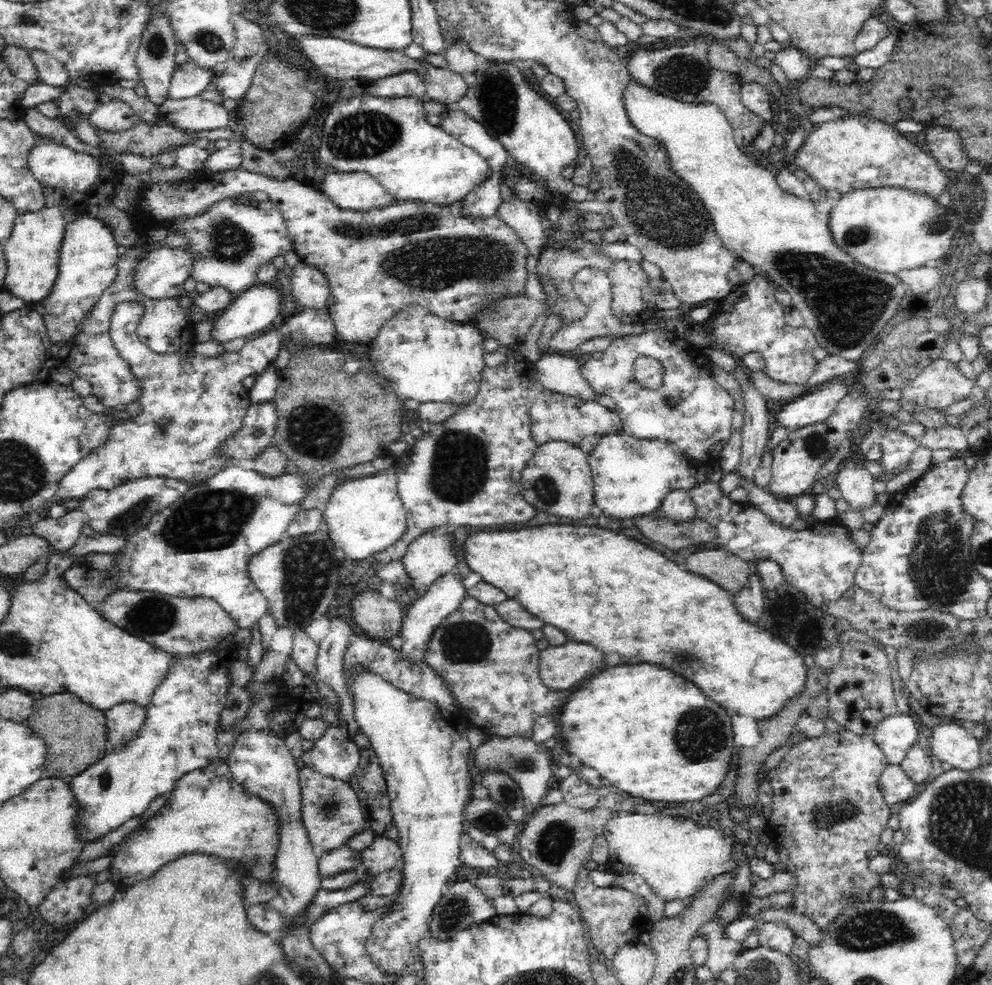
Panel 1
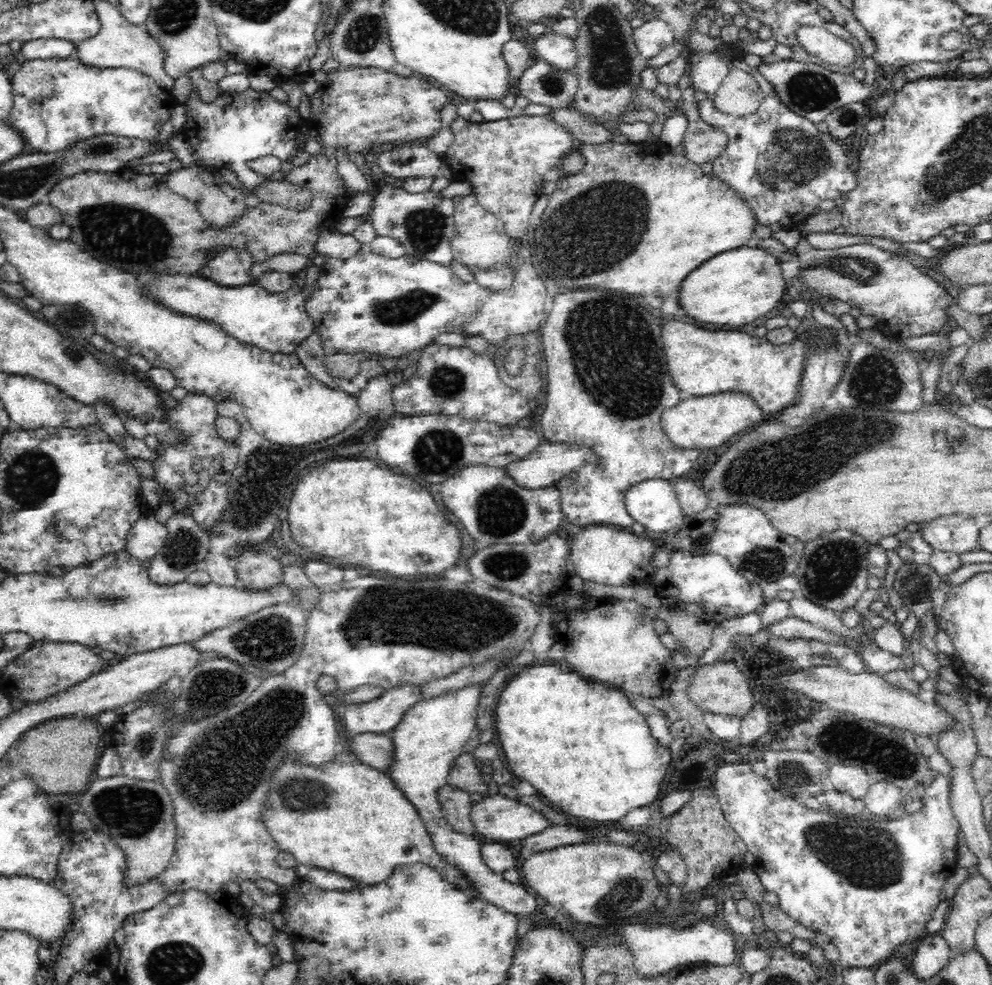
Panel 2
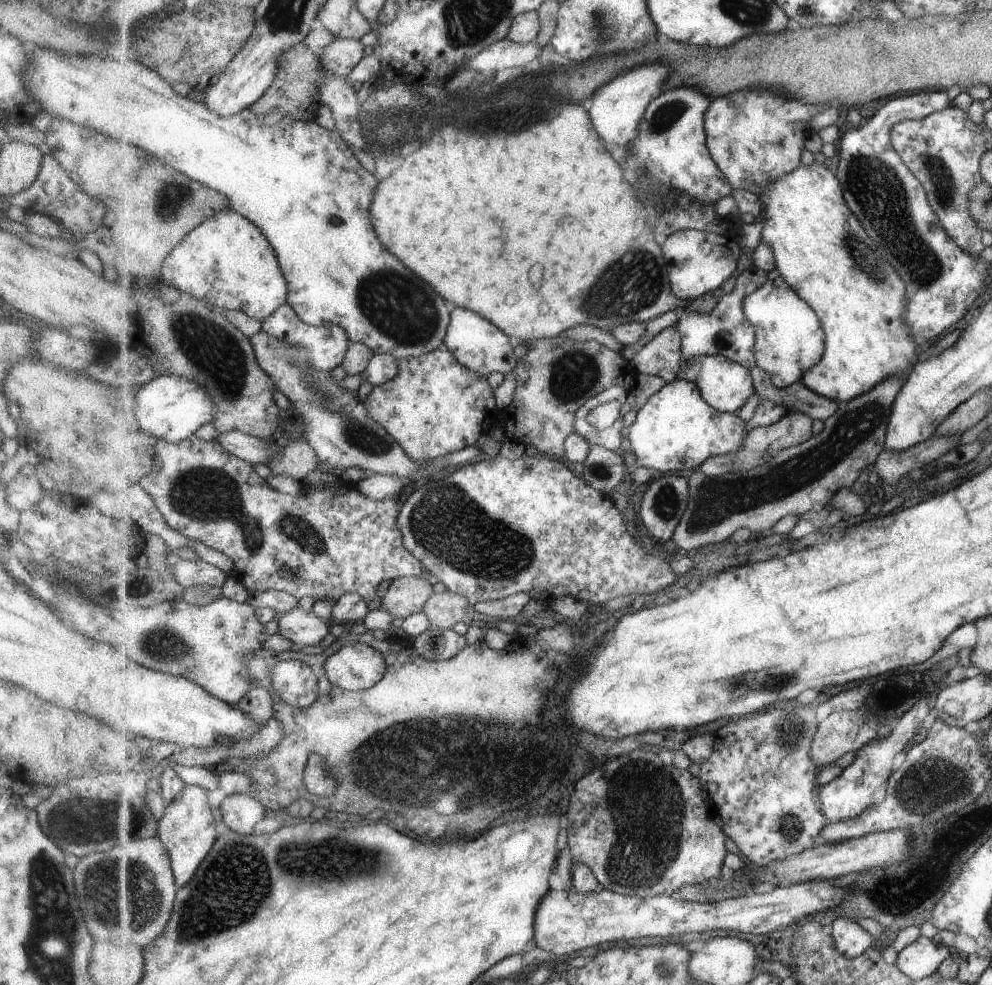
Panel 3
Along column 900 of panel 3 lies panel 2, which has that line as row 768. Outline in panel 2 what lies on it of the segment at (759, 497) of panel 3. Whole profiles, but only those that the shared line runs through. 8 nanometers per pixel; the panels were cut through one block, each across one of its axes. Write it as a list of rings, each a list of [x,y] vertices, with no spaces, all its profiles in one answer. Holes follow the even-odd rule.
[[[356,733],[350,740],[350,750],[368,766],[384,773],[392,772],[396,747],[391,734]]]

